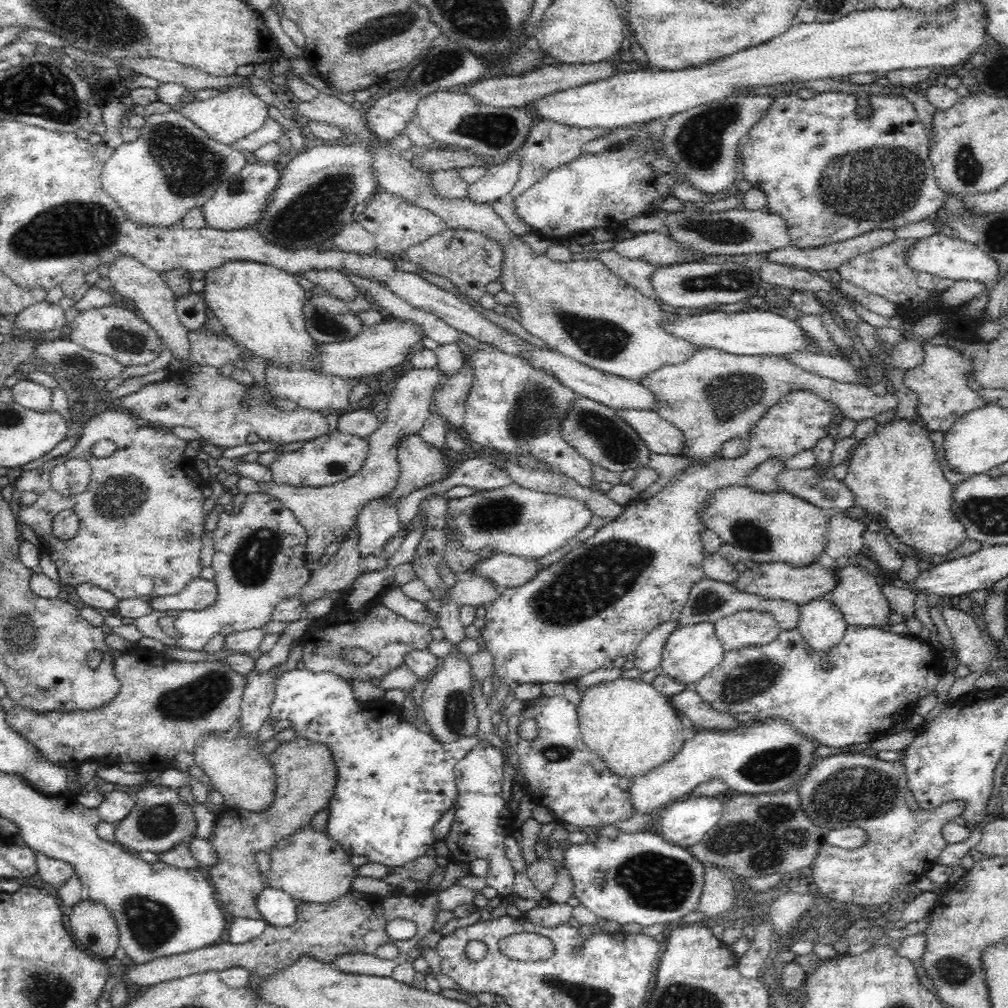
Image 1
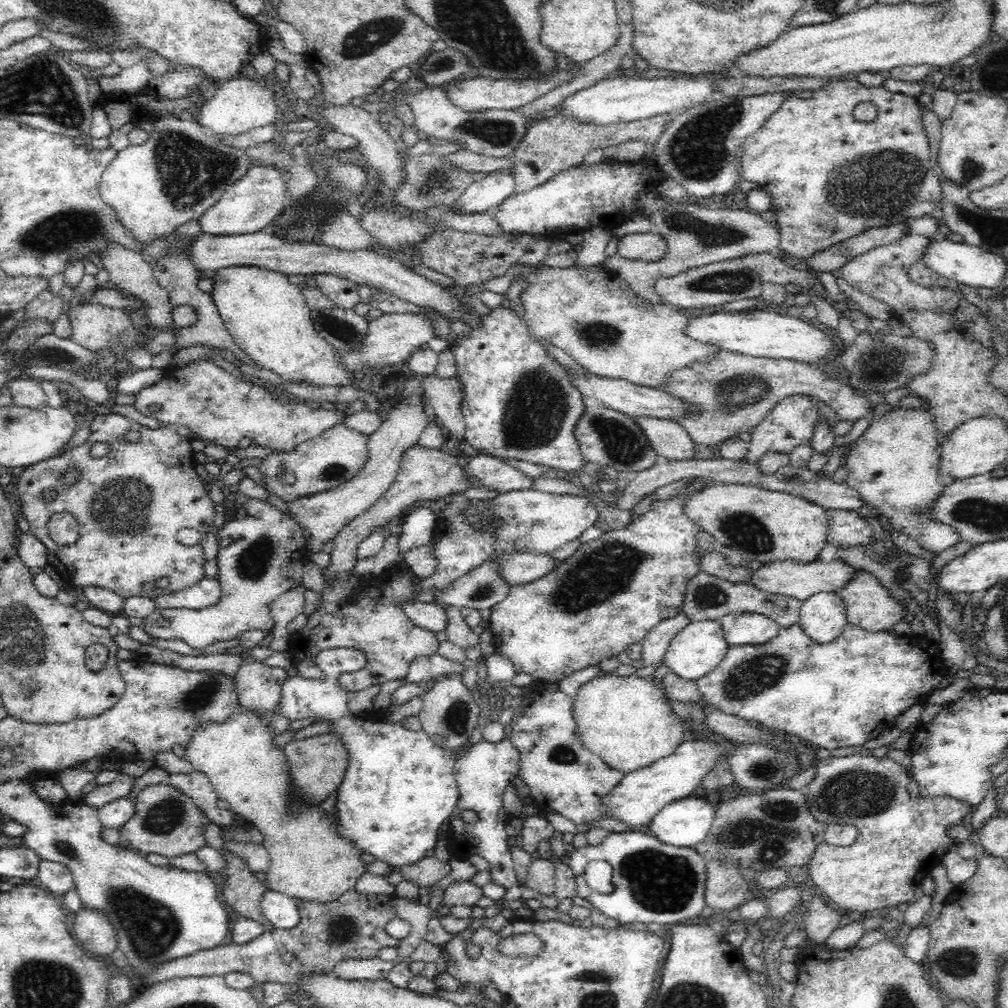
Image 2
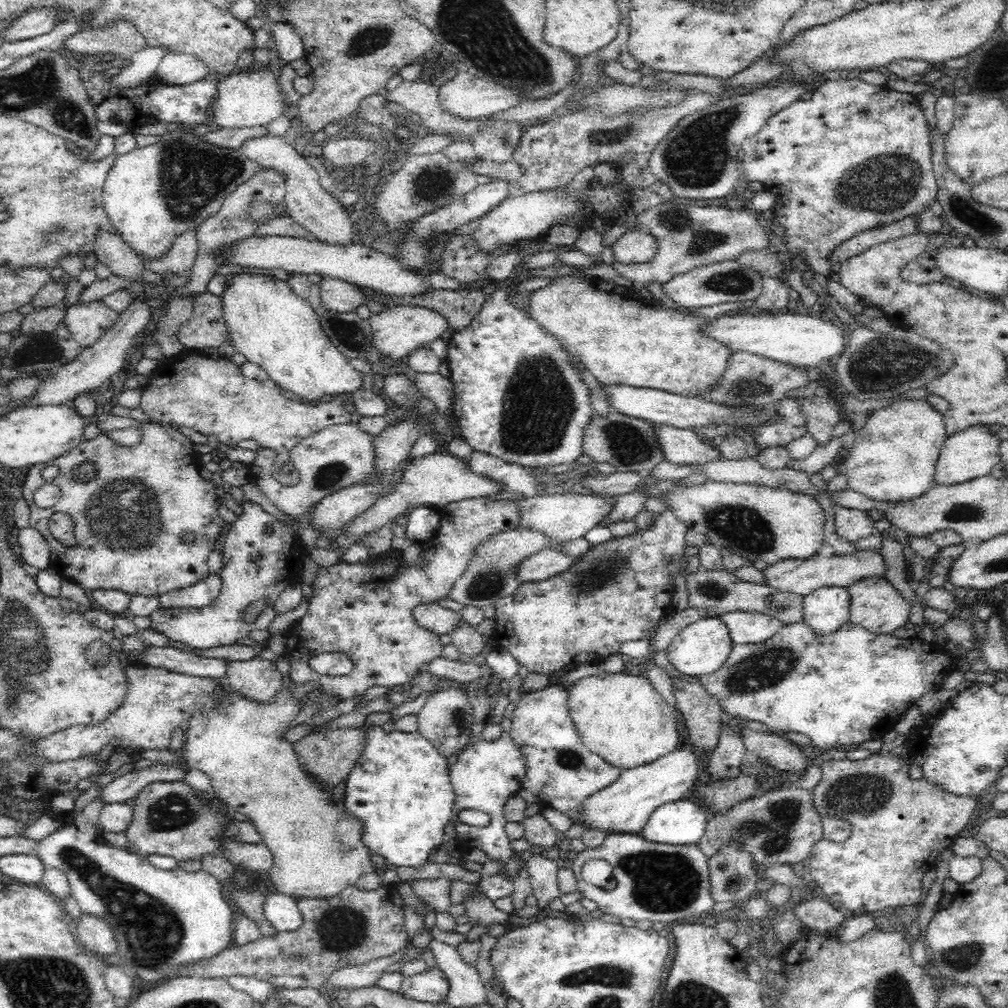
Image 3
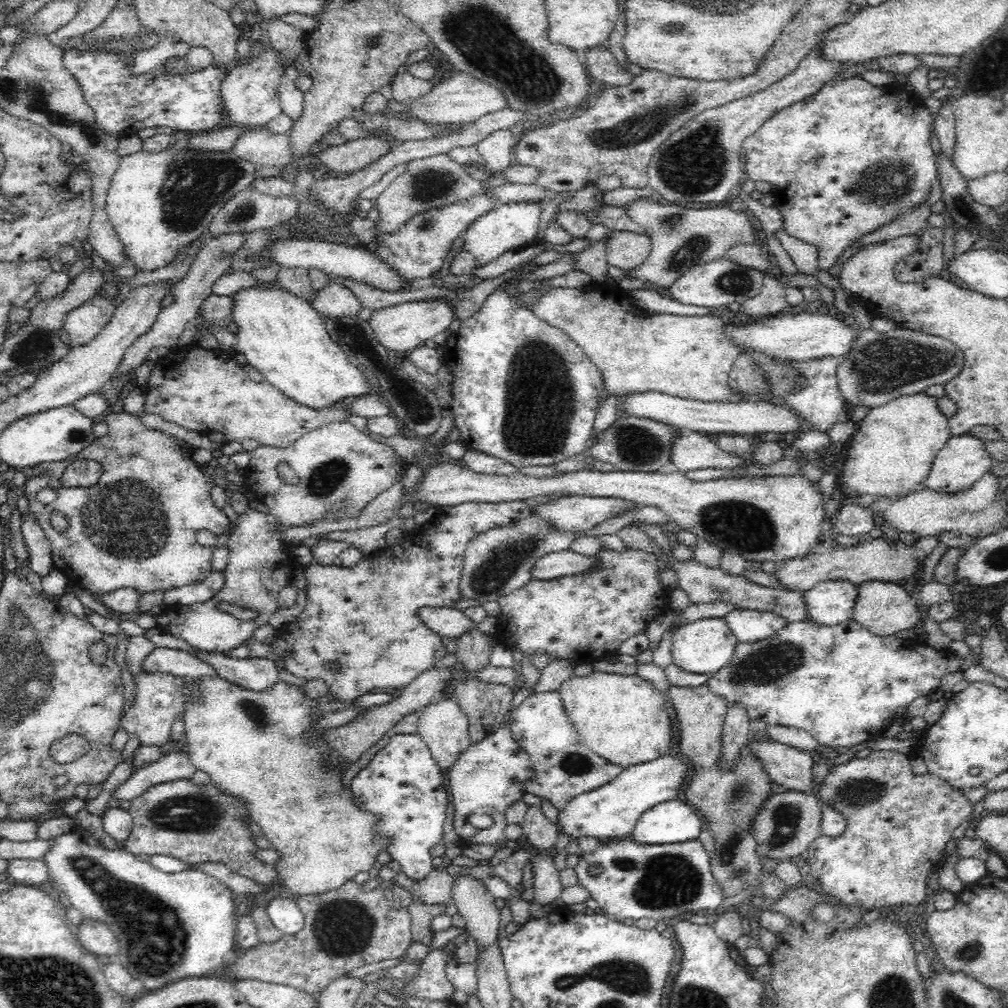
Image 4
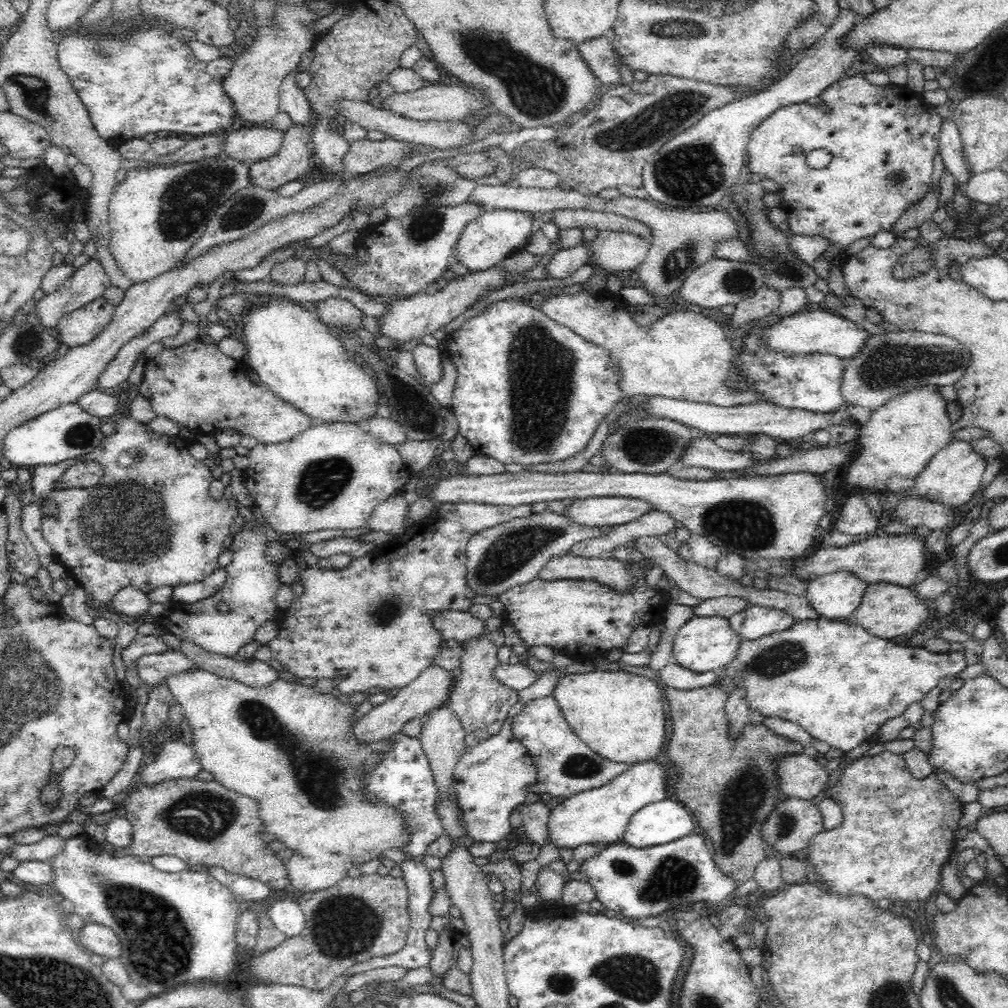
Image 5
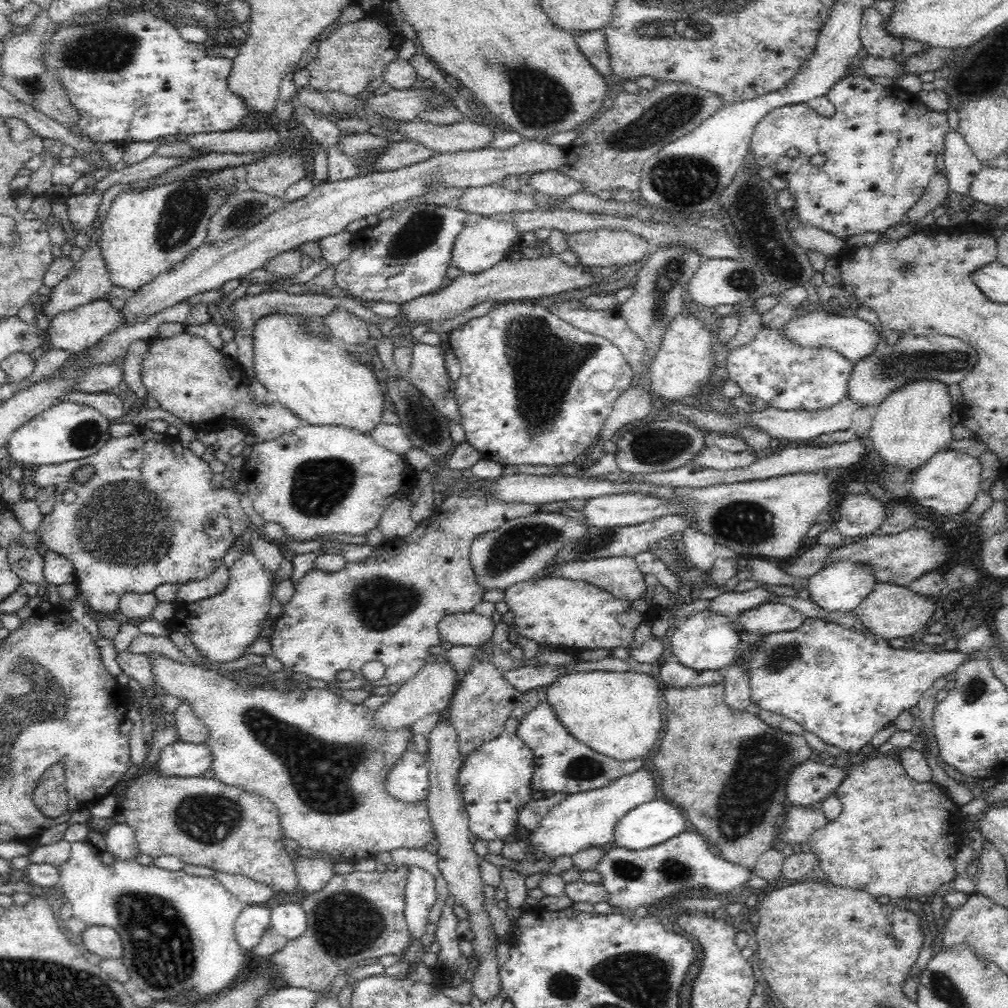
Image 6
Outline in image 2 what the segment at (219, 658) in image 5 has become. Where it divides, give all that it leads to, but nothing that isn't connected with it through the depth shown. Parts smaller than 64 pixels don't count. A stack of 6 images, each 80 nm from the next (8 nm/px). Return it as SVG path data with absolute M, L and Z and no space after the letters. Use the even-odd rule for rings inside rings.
M249 660L234 676L239 708L258 717L271 715L280 700L280 686L292 672L293 669L268 668L258 660Z

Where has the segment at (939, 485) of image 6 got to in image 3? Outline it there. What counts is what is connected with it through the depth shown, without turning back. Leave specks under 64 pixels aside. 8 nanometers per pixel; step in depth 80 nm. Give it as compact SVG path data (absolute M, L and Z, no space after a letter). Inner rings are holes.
M981 422L951 434L944 442L935 466L936 484L954 484L990 474L992 468L1002 461L999 454L1002 441L1004 440L991 431L990 424Z

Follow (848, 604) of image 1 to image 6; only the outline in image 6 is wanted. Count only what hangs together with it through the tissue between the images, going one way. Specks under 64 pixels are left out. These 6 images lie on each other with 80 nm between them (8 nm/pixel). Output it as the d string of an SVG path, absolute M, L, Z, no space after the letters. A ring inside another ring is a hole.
M877 583L871 594L855 608L853 618L859 621L865 630L876 636L892 640L903 636L910 640L911 635L922 630L932 614L934 614L934 599L915 594L908 587L889 583Z

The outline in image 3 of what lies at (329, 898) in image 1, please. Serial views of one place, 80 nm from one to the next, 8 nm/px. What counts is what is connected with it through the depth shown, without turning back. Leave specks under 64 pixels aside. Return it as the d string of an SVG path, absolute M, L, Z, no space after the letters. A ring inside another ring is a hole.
M282 688L273 698L273 701L269 703L262 704L236 693L236 691L231 691L231 697L229 701L224 701L217 706L217 711L214 709L211 713L196 713L190 717L189 727L187 728L184 738L186 739L186 744L181 753L182 758L185 760L187 766L190 770L201 770L205 772L206 775L210 777L211 785L214 787L214 792L218 802L225 803L228 805L230 810L238 811L240 814L246 816L248 820L256 827L258 834L262 837L262 843L268 847L268 850L272 853L273 863L268 871L268 878L270 882L274 885L276 892L287 894L295 899L297 898L315 898L315 899L325 899L336 896L340 894L345 888L355 886L358 879L370 872L375 872L374 864L370 861L371 852L368 847L362 843L362 825L358 819L354 819L348 811L346 811L342 802L340 804L334 804L331 802L331 795L328 791L322 789L322 785L318 785L312 777L306 775L306 771L298 765L298 759L296 759L296 753L292 749L292 743L286 741L282 736L286 734L288 730L288 722L298 714L300 710L300 705L296 705L294 697L290 695L290 691Z

